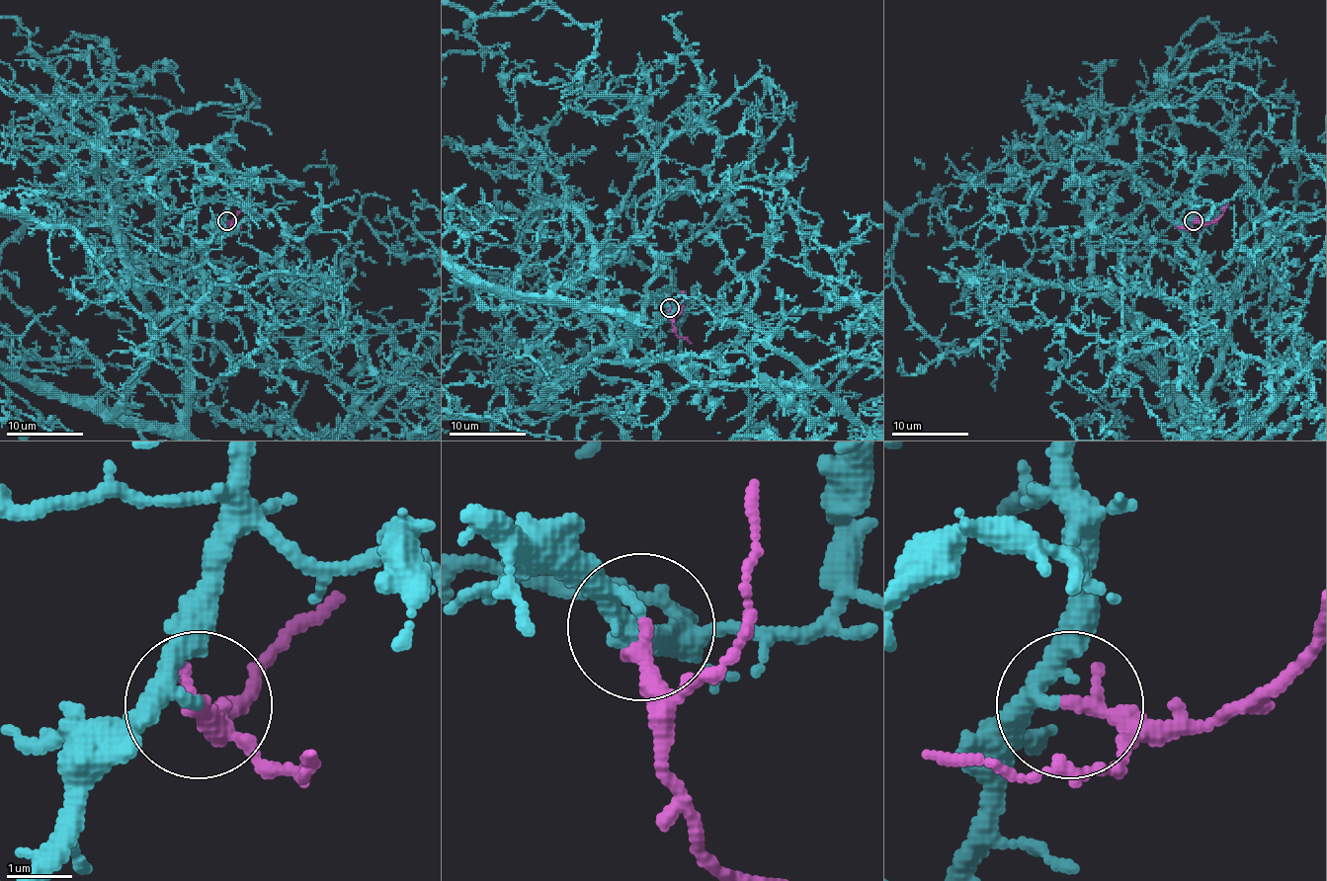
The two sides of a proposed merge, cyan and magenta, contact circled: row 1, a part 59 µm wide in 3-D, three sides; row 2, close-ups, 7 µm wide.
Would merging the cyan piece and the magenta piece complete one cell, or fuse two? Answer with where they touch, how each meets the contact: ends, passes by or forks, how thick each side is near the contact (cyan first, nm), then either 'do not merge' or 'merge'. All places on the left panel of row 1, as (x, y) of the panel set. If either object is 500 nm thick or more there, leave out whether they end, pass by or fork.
place (227, 221); cyan passes by; magenta ends; calibres 200 and 280 nm; merge

